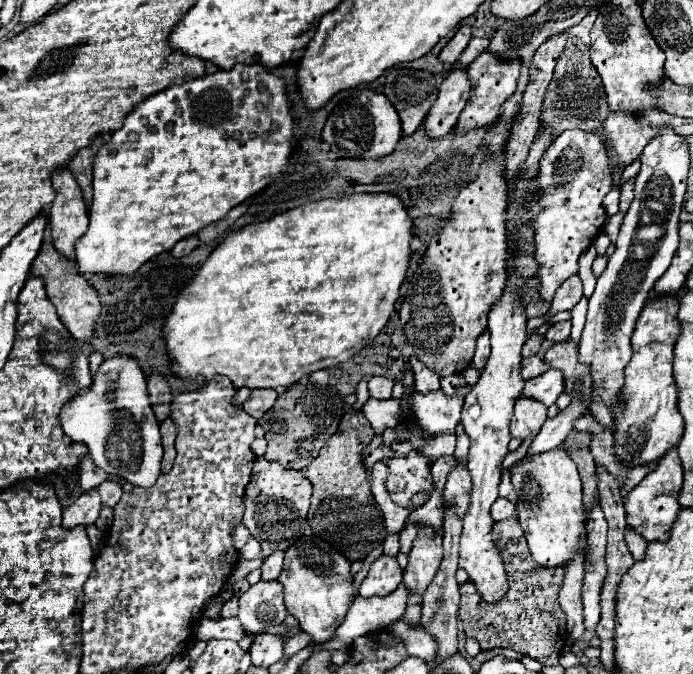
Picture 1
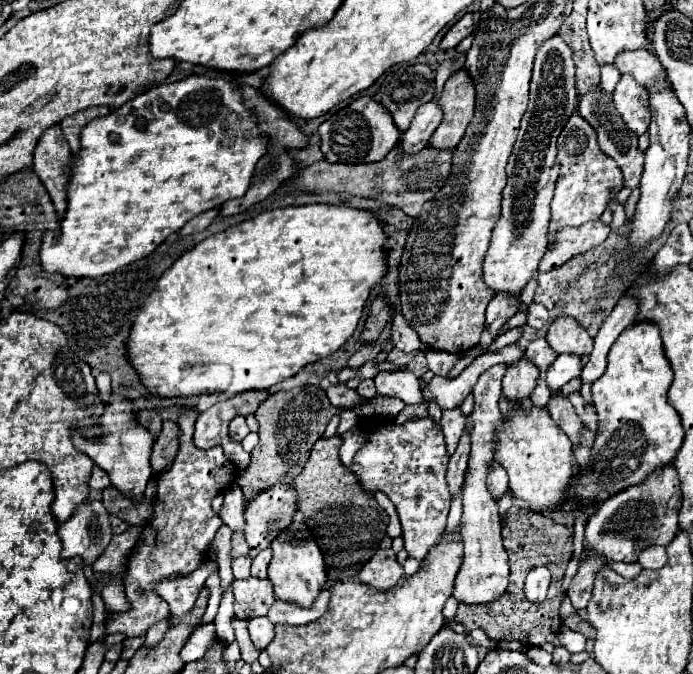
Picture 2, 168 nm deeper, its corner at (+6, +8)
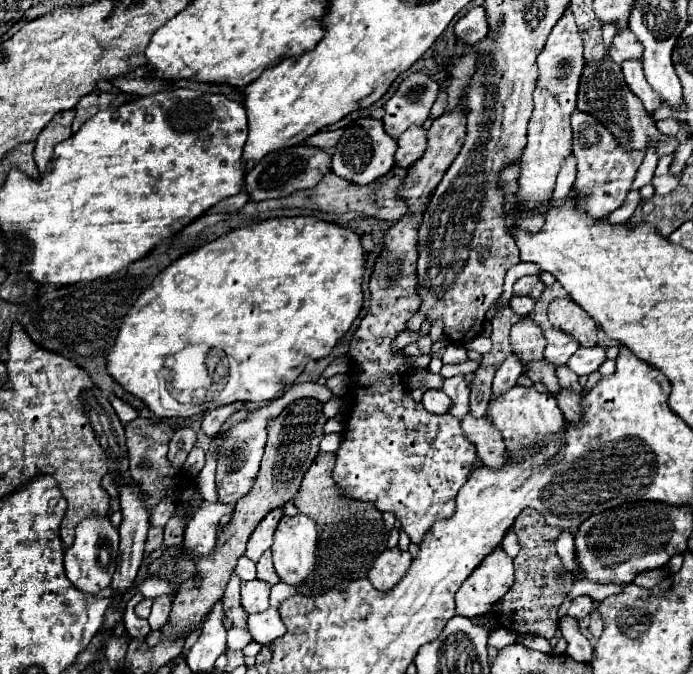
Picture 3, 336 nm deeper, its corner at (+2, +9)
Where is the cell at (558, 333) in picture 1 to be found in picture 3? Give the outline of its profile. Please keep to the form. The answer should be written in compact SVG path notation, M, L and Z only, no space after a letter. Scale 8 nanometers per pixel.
M512 297L510 299L510 307L518 315L532 315L534 299L530 299L530 297Z

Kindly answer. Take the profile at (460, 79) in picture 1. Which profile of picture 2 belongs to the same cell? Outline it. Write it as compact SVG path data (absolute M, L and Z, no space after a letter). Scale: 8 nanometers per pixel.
M436 100L424 104L418 108L410 128L402 134L402 140L400 140L400 146L406 154L416 154L420 152L422 148L428 146L428 140L432 136L432 132L438 128L440 124L440 106Z

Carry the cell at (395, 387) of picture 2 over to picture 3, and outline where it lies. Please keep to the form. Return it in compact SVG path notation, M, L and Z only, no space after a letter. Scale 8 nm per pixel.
M426 389L422 395L422 405L430 413L446 413L450 409L450 399L438 389Z

